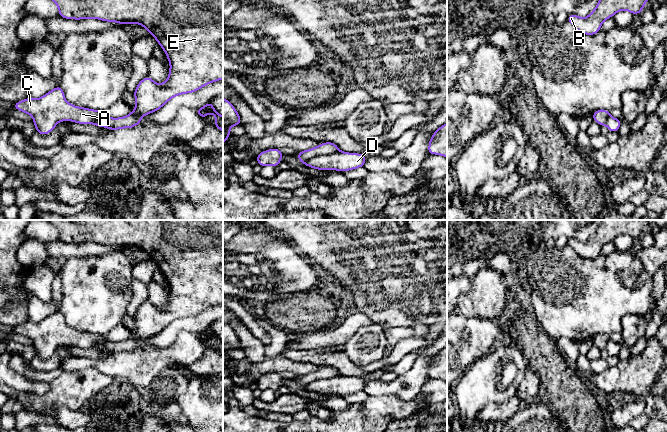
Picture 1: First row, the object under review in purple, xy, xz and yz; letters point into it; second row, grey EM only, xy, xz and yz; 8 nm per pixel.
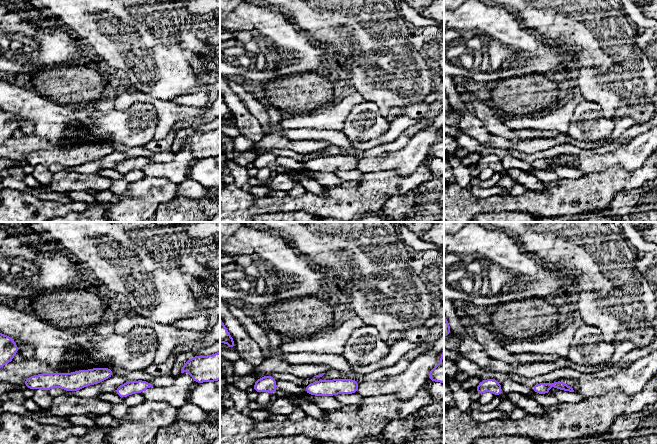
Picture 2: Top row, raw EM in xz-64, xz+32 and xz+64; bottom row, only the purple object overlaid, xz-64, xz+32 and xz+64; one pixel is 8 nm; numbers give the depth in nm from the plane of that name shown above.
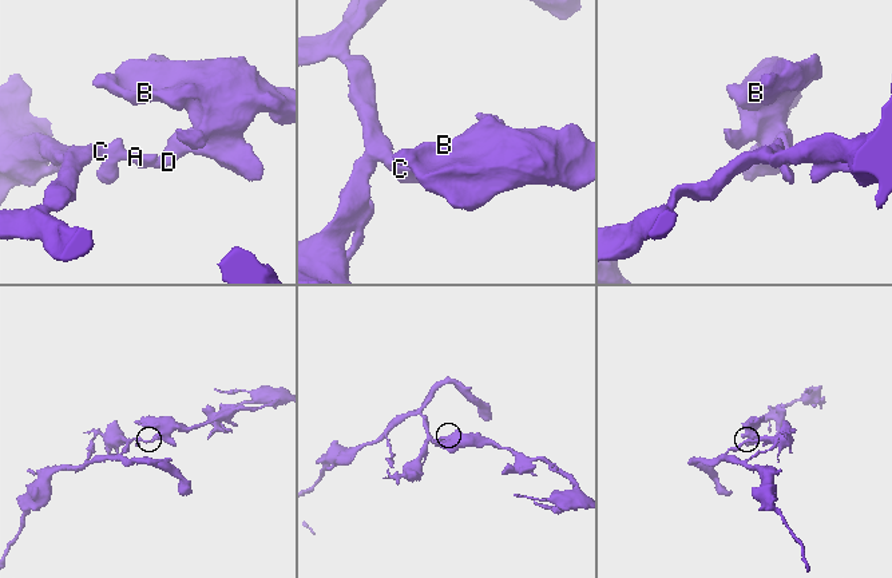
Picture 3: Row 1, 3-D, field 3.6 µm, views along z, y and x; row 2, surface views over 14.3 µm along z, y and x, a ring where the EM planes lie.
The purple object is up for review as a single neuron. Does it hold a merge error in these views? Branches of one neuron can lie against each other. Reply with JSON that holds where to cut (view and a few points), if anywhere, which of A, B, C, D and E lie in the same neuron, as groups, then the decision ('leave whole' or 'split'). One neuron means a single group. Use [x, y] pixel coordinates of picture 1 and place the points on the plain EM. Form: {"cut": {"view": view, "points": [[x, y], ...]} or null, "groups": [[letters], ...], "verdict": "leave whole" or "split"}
{"cut": {"view": "xz", "points": [[337, 375], [331, 378], [314, 380], [305, 388]]}, "groups": [["A", "C"], ["B", "D", "E"]], "verdict": "split"}

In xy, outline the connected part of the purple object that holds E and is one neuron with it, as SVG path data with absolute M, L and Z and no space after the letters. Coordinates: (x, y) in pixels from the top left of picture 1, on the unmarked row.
M49 220L65 243L98 243L121 249L137 247L145 251L164 274L170 287L168 303L157 308L149 300L139 305L133 316L136 331L124 341L97 344L93 348L110 354L133 352L141 342L163 331L174 320L196 316L209 307L223 303L223 220Z

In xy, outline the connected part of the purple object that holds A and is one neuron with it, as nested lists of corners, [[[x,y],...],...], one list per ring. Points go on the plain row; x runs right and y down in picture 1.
[[[61,310],[55,311],[39,323],[29,321],[15,327],[12,331],[31,339],[35,355],[41,359],[50,357],[60,345],[93,348],[97,344],[109,342],[104,334],[93,334],[69,328]]]

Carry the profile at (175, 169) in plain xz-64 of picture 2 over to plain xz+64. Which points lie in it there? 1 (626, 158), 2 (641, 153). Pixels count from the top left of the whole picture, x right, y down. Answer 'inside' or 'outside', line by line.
1: inside
2: inside

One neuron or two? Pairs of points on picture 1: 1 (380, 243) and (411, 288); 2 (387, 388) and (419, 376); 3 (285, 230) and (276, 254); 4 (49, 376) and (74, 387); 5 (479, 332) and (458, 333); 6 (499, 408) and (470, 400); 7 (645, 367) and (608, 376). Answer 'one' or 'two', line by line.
1: one
2: one
3: two
4: two
5: one
6: two
7: one

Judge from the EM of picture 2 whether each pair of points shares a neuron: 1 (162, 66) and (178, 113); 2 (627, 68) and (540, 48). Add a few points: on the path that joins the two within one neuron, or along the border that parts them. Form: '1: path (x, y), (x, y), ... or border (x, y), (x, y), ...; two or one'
1: border (149, 94), (172, 101); two
2: border (535, 33), (541, 39), (557, 48); two

